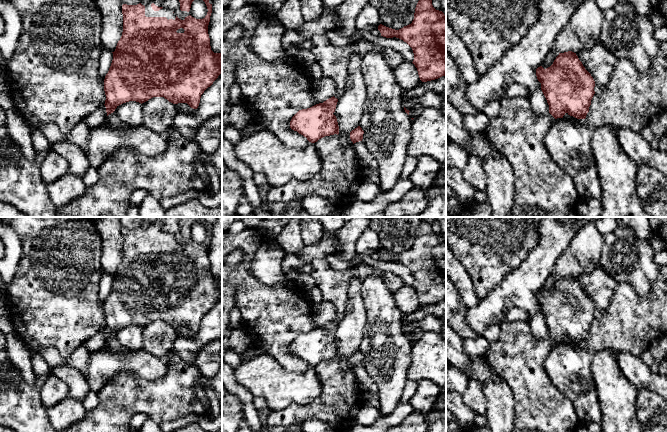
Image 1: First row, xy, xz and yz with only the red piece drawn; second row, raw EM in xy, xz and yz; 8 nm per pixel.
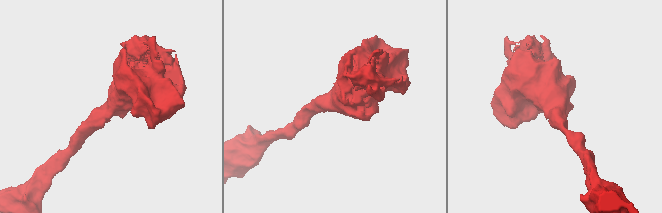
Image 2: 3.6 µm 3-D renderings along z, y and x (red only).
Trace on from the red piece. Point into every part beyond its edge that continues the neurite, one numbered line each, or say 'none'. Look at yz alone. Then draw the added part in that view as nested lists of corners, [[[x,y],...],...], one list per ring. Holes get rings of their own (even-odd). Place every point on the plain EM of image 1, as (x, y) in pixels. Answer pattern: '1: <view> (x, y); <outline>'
none

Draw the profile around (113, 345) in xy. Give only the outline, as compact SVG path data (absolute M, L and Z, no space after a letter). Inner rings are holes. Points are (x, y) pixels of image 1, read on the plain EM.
M115 336L108 339L105 349L111 352L119 352L119 351L130 351L128 349L124 349L122 345L117 341Z

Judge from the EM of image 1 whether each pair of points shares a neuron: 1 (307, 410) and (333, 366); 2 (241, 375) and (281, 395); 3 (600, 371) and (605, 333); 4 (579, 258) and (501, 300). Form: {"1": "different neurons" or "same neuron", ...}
{"1": "same neuron", "2": "same neuron", "3": "different neurons", "4": "different neurons"}

